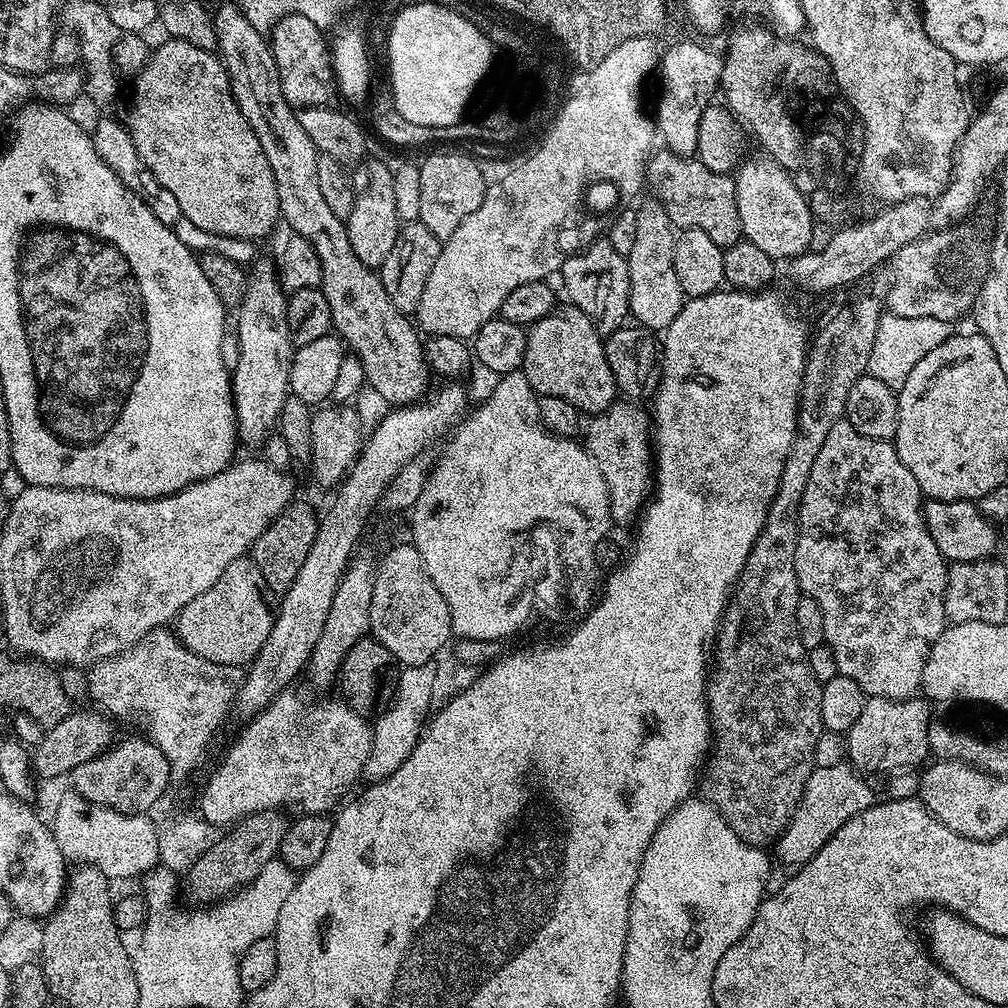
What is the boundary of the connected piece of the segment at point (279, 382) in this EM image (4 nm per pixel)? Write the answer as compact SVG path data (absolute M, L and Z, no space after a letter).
M257 263L251 269L244 286L244 299L238 305L240 313L236 316L236 368L231 369L232 400L236 404L236 431L241 445L263 445L280 423L280 415L284 405L289 403L290 370L294 345L290 326L288 325L288 302L286 293L280 287L278 272L268 264Z

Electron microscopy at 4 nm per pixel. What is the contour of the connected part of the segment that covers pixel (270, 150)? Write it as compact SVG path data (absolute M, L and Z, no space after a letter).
M234 2L214 8L212 20L219 36L218 55L228 72L234 102L250 130L258 134L262 154L266 154L266 162L270 162L270 170L274 170L283 223L288 223L295 235L306 238L318 254L322 266L320 283L326 302L330 302L335 335L344 341L351 355L360 359L367 387L373 388L388 406L416 403L430 388L430 369L424 360L421 333L417 325L394 306L379 275L354 254L348 225L341 213L339 216L332 209L320 185L322 157L310 134L302 130L302 122L296 117L297 109L290 107L282 94L278 62L274 62L269 37L259 32Z

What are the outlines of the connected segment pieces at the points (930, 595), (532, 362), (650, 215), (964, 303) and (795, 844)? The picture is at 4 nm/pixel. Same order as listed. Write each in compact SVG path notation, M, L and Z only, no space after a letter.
M847 419L839 420L830 430L830 434L826 434L826 442L822 442L822 450L818 450L818 458L814 458L814 470L810 478L806 478L806 490L800 499L800 537L794 550L794 574L800 583L801 593L814 598L814 602L818 602L818 607L822 610L826 625L824 643L834 650L834 662L838 662L840 675L854 678L854 682L862 686L865 697L910 700L921 691L926 658L949 623L944 605L948 564L938 546L934 546L934 538L924 521L924 504L918 482L914 482L914 474L910 474L910 470L906 470L906 465L902 463L902 458L898 458L898 450L893 441L866 438L858 434L858 430L854 430L854 426L850 426Z
M575 306L567 307L557 307L549 316L527 329L522 371L537 397L562 398L565 402L570 402L570 406L574 406L581 414L587 414L589 417L599 416L601 412L617 403L618 389L614 382L614 374L610 374L610 362L606 362L604 341L596 333L596 327L590 322L590 318L586 318L586 314L582 314L582 310L578 310Z
M659 202L651 203L642 205L640 216L638 212L635 217L637 233L634 246L626 257L630 282L628 311L639 327L660 334L670 326L670 322L674 322L674 318L678 318L686 297L682 286L678 286L678 274L674 270L677 229L673 228L663 206Z
M956 230L934 232L920 240L902 246L890 261L892 268L892 285L888 288L886 308L893 316L902 318L938 318L955 322L973 311L976 296L979 294L983 279L987 276L988 253L985 241L976 236L959 236Z
M847 762L825 768L813 767L806 782L806 790L790 822L784 827L780 839L775 841L777 858L784 864L792 864L791 866L799 866L812 860L814 854L818 854L818 850L822 850L822 846L826 846L826 842L830 842L830 838L838 834L838 830L842 830L846 822L850 822L850 818L872 807L872 788L864 780L867 779Z

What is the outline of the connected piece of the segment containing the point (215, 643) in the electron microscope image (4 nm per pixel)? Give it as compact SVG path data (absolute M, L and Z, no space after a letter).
M250 558L230 562L222 570L222 578L198 594L180 611L174 621L174 631L185 647L200 658L215 664L247 665L256 657L274 626L274 593L268 588L262 570Z

